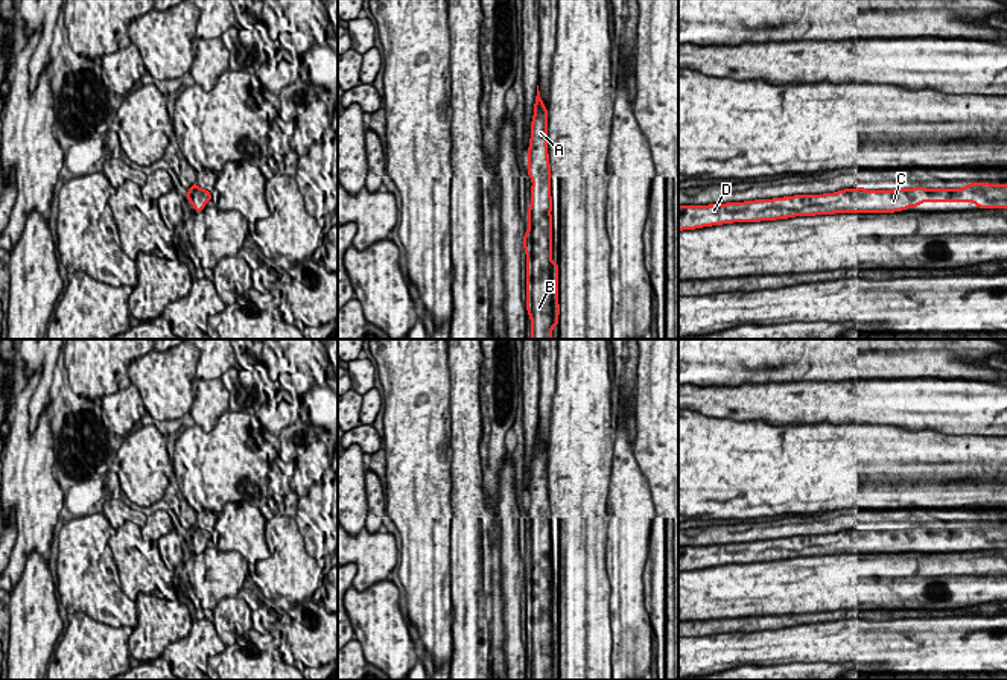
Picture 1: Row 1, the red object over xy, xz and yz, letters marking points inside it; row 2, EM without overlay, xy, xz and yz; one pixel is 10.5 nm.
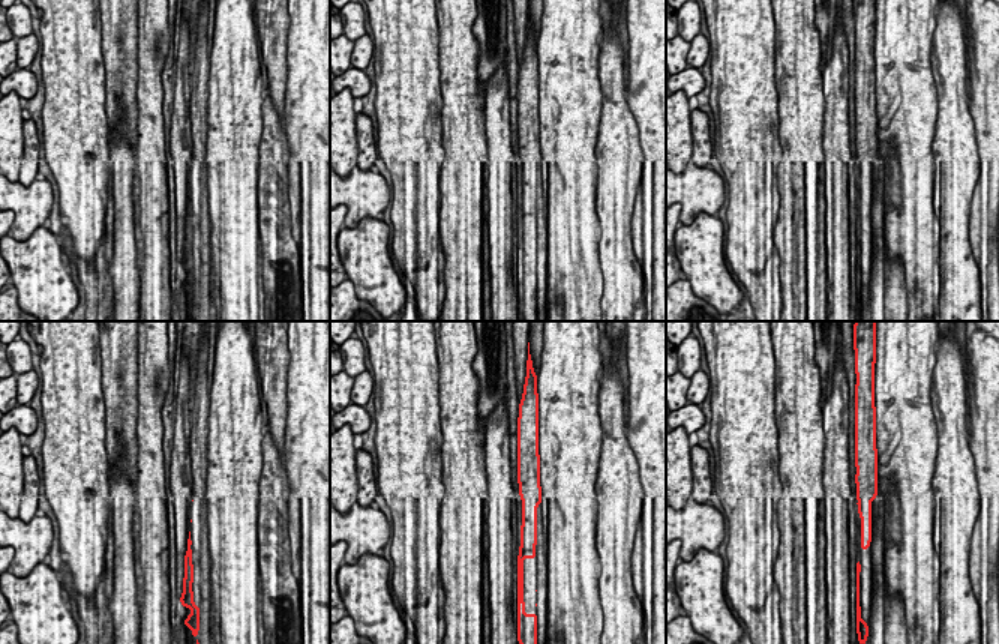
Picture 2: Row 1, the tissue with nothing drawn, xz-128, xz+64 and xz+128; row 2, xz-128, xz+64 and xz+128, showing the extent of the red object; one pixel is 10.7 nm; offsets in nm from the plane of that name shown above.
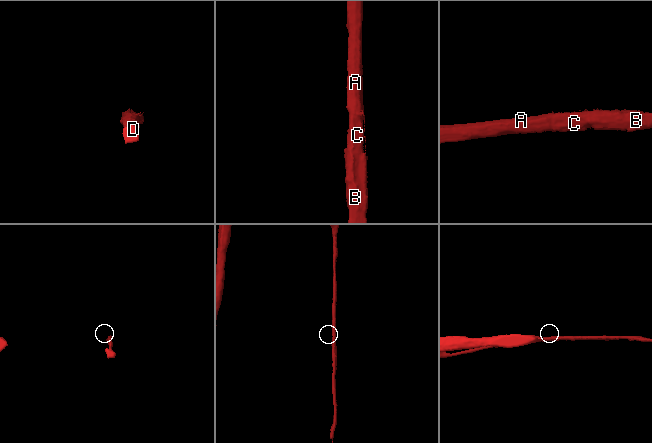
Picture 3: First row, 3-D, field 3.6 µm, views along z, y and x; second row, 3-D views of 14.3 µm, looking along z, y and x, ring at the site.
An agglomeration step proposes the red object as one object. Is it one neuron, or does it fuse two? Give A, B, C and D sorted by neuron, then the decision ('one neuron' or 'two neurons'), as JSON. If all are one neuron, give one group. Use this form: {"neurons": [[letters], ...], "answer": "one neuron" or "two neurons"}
{"neurons": [["A", "B", "C", "D"]], "answer": "one neuron"}

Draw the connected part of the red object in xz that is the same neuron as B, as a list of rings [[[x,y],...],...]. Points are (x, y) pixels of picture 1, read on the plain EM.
[[[538,426],[531,462],[531,479],[528,488],[528,516],[531,517],[531,546],[528,548],[528,572],[523,575],[526,593],[526,651],[531,659],[531,680],[552,680],[552,669],[558,666],[558,604],[552,602],[552,537],[551,507],[548,494],[548,450],[540,438]]]

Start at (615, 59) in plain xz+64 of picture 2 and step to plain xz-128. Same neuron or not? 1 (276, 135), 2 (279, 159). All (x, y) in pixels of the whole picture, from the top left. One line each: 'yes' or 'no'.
1: yes
2: yes

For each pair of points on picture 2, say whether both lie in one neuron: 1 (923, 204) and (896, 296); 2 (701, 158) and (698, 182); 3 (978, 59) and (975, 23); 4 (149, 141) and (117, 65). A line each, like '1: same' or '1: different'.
1: different
2: different
3: same
4: different

